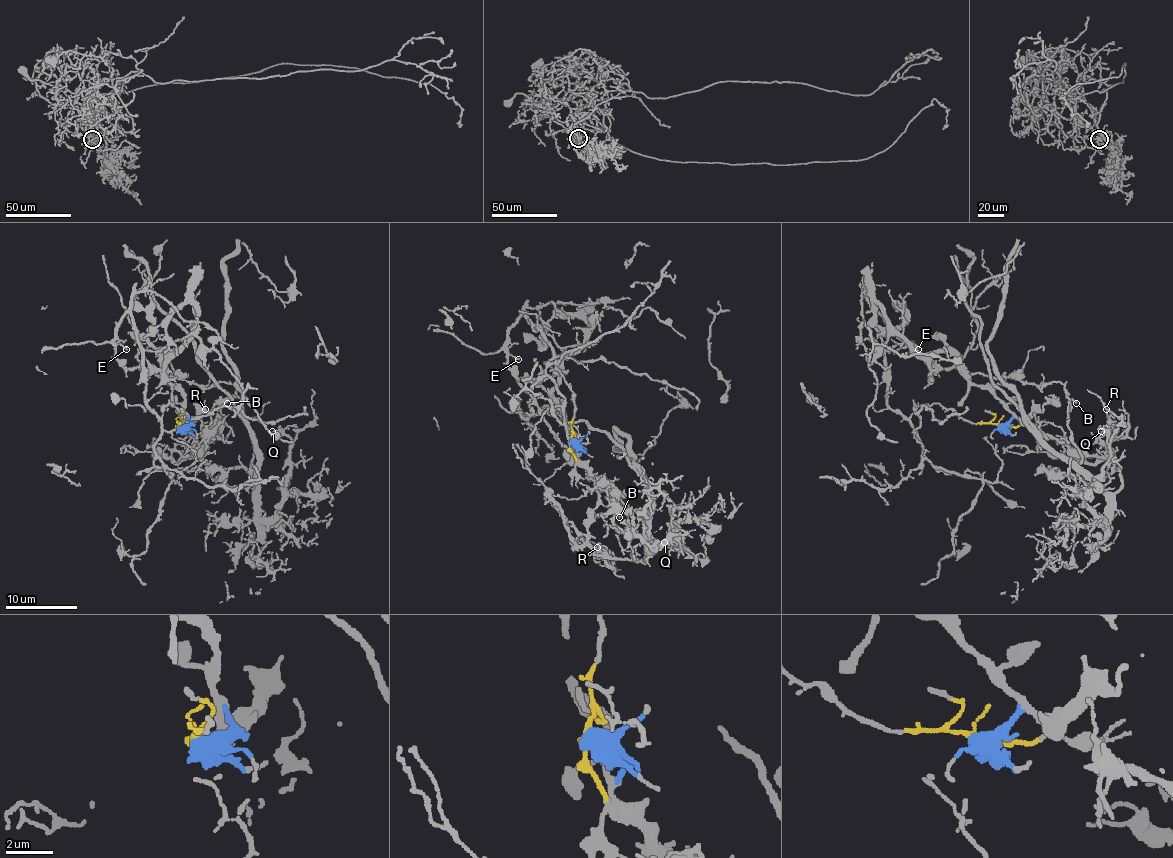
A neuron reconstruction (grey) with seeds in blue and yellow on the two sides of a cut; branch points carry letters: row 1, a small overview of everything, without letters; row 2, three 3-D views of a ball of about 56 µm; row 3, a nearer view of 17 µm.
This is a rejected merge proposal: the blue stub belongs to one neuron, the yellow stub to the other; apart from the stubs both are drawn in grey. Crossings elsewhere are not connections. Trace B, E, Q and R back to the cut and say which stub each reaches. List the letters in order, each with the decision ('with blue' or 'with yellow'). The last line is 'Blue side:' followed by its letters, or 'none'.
B: with yellow
E: with yellow
Q: with blue
R: with blue
Blue side: Q, R

